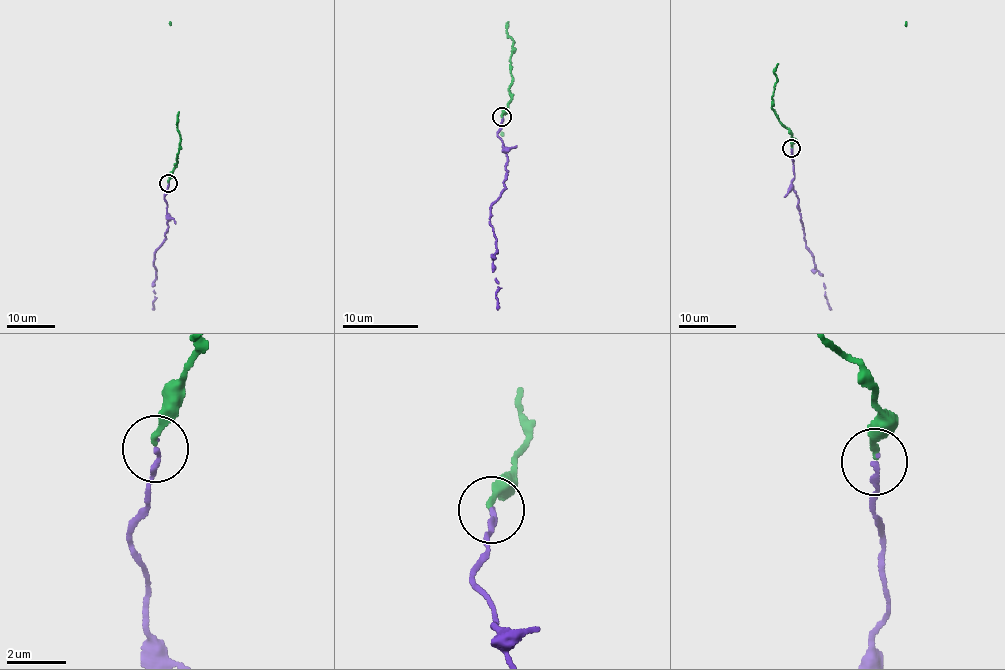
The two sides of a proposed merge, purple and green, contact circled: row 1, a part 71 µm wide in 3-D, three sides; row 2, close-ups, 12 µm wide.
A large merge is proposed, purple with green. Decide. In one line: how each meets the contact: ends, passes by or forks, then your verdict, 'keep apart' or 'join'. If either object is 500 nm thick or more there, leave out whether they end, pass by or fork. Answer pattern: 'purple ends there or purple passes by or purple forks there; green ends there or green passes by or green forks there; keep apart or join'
purple ends there; green ends there; join

